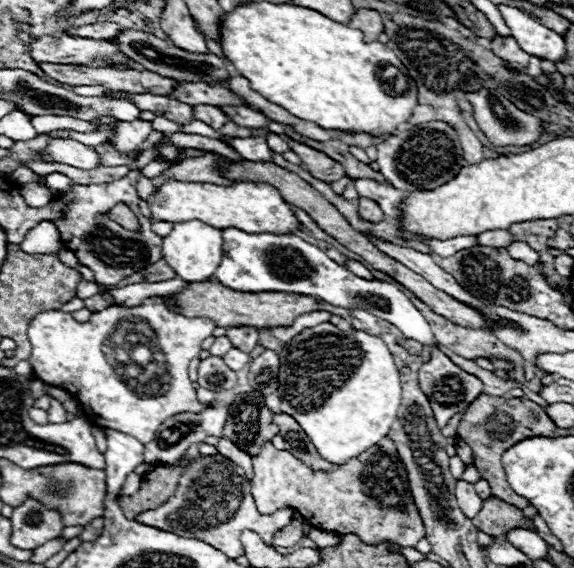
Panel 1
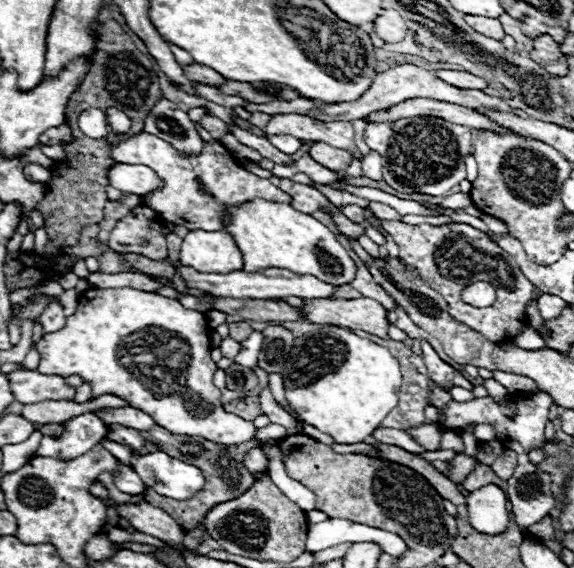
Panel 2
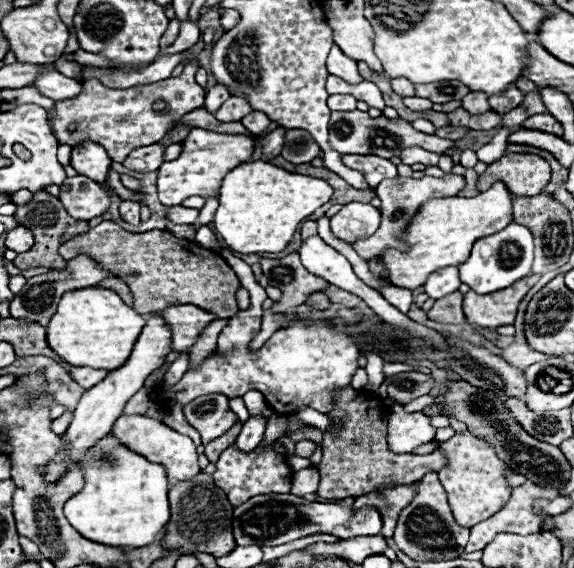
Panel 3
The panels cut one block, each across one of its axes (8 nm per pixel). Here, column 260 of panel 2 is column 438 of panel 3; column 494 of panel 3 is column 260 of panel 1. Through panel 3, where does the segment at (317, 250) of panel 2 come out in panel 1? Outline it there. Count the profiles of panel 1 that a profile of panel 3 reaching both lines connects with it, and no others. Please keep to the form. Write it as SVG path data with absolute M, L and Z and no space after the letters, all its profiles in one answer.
M166 180L156 192L146 200L150 206L152 222L188 222L200 220L214 228L242 228L244 232L274 232L288 234L300 228L300 222L282 200L276 188L256 182L232 182L230 186L218 186L208 182L180 182Z

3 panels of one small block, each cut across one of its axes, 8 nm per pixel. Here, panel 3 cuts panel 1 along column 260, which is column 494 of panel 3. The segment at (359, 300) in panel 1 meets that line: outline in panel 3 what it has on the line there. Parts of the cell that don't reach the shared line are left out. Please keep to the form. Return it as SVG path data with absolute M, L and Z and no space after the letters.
M508 224L504 230L490 234L486 238L480 238L474 248L470 258L458 266L460 270L460 280L462 284L468 284L470 290L476 294L490 294L496 290L504 290L512 286L516 280L524 278L530 274L534 260L534 240L528 228L518 226L518 224Z

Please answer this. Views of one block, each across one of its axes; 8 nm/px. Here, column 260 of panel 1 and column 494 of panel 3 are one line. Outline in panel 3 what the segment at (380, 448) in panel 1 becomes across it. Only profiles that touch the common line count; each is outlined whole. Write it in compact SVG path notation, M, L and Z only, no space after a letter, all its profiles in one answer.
M464 432L442 442L440 450L444 452L448 464L438 472L438 476L448 492L454 518L460 526L472 528L472 524L486 520L492 512L498 512L508 502L512 488L506 482L506 470L510 468L496 456L492 444Z

